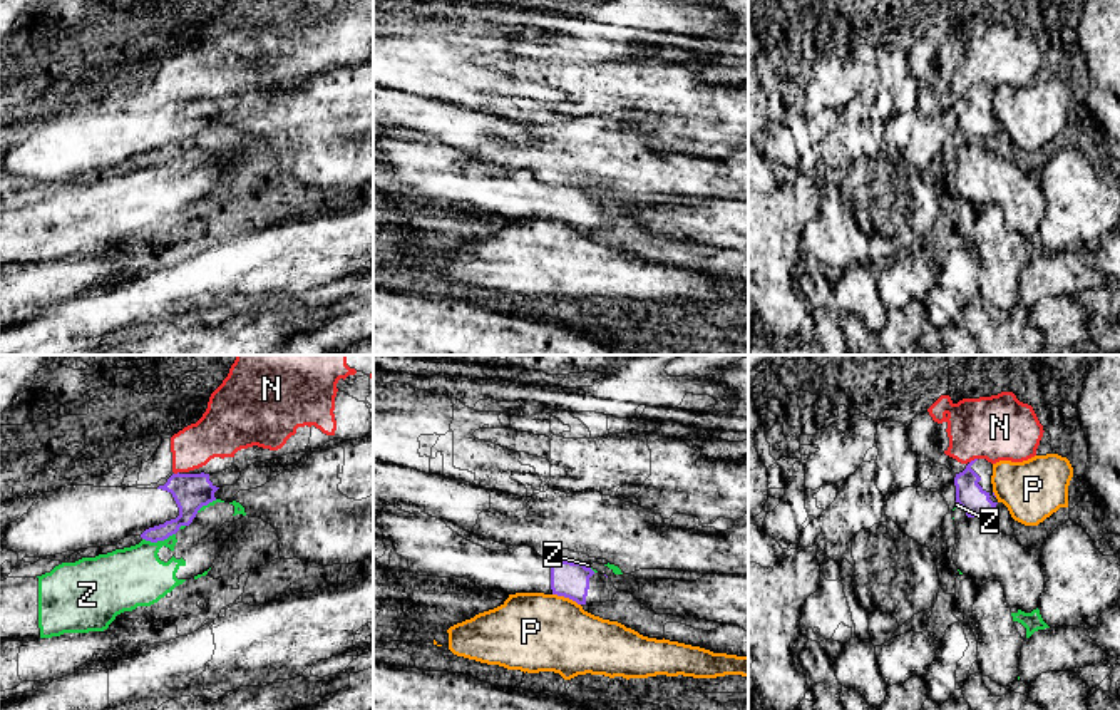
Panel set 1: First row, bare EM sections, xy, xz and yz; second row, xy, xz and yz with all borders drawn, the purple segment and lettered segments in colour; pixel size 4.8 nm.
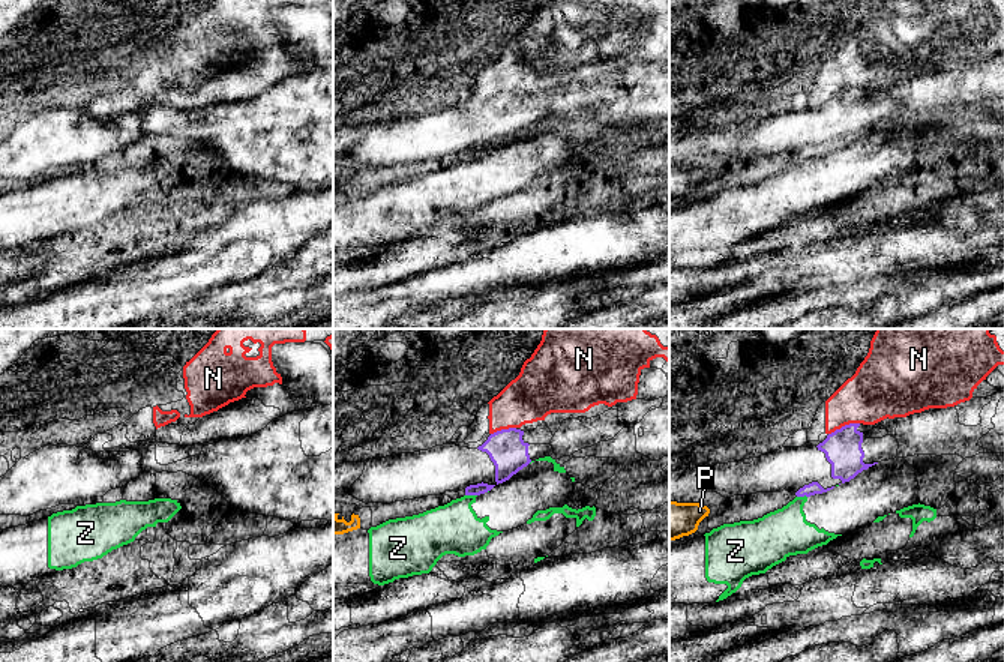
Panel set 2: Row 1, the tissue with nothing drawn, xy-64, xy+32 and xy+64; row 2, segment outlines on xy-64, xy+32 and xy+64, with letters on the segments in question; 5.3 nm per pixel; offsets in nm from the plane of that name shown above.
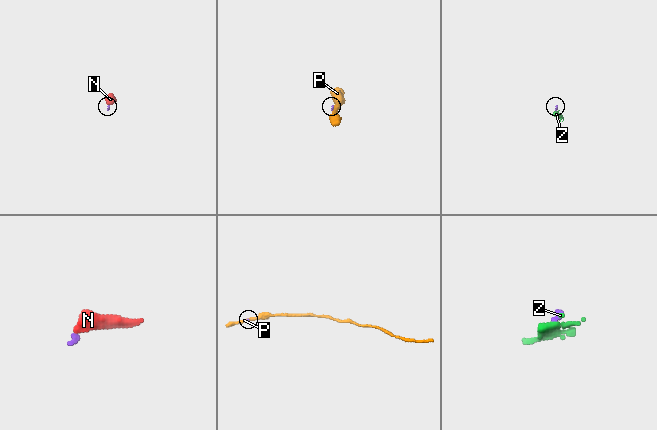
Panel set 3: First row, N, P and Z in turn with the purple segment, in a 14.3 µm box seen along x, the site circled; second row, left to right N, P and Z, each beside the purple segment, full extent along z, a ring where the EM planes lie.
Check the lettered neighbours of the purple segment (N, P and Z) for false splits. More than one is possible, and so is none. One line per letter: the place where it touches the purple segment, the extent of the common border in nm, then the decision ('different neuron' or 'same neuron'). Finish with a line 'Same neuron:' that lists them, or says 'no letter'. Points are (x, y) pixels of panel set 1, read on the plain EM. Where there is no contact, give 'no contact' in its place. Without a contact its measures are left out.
N: meets purple in yz at (975, 84); contact 50 nm long; same neuron
P: meets purple in xz at (566, 221); contact 150 nm long; different neuron
Z: meets purple in xy at (158, 164); contact 160 nm long; different neuron
Same neuron: N

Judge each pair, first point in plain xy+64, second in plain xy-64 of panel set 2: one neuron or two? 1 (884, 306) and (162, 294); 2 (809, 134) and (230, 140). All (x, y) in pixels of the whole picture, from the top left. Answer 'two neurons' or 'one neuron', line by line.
1: two neurons
2: two neurons

